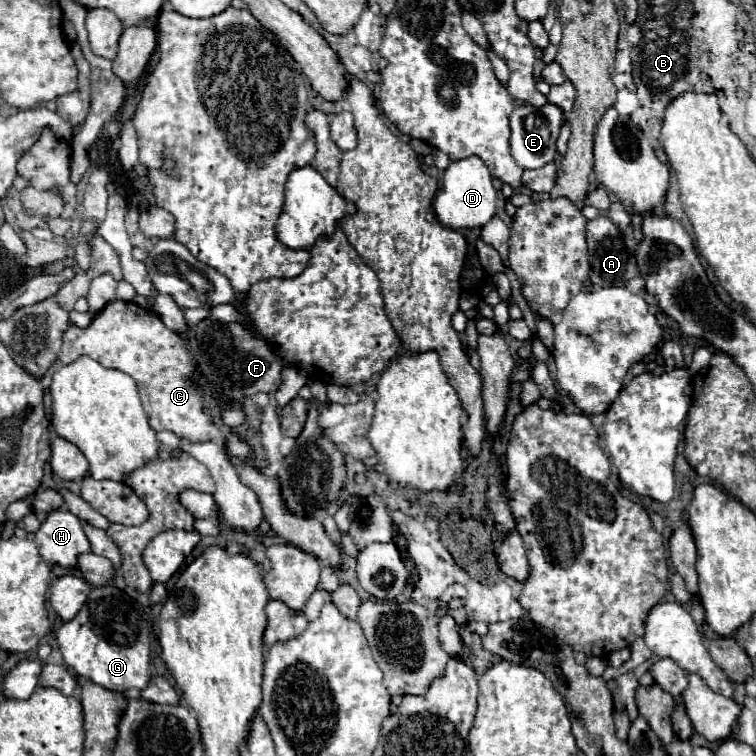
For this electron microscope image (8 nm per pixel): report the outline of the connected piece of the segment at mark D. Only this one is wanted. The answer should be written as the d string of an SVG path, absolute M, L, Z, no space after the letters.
M476 155L452 161L444 171L442 187L432 203L438 221L450 229L466 229L466 227L482 227L496 215L496 189L492 187L490 169Z

